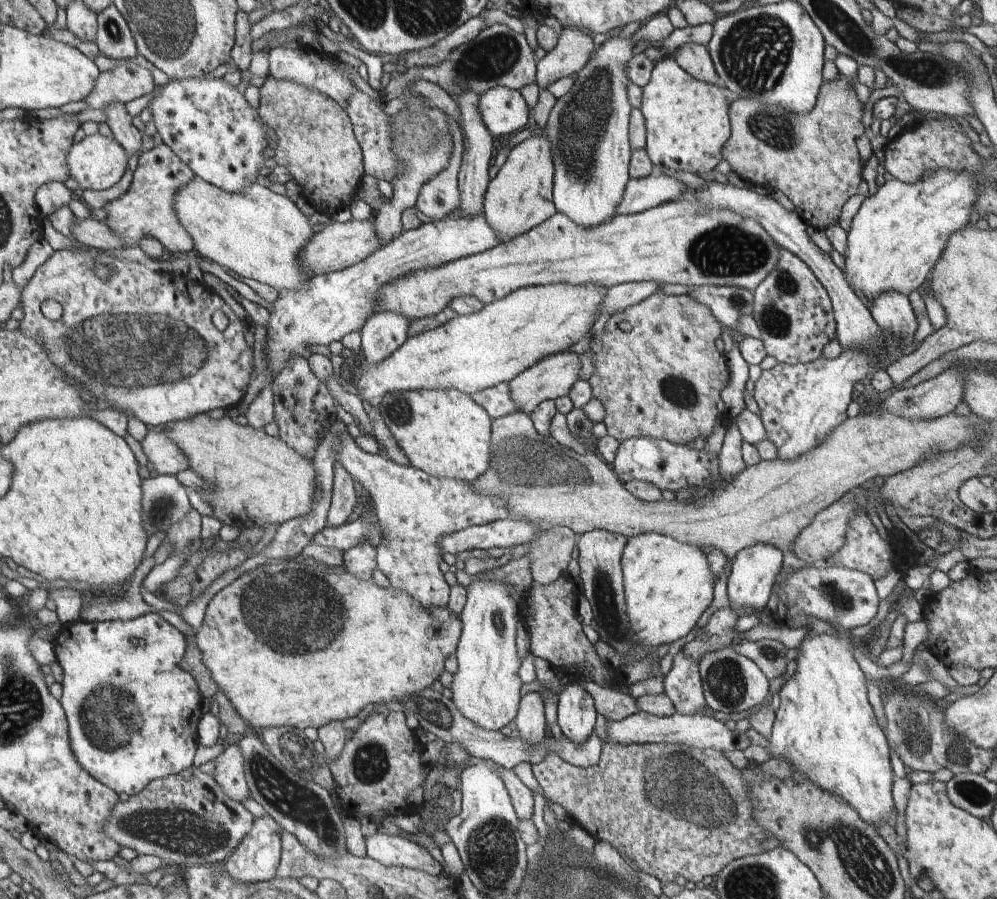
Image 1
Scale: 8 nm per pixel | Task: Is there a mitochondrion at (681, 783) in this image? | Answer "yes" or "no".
yes

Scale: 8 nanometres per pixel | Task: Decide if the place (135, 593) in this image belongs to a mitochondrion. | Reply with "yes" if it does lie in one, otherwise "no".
no

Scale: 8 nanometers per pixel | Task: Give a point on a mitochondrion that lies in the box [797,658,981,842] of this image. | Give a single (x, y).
(916, 738)

